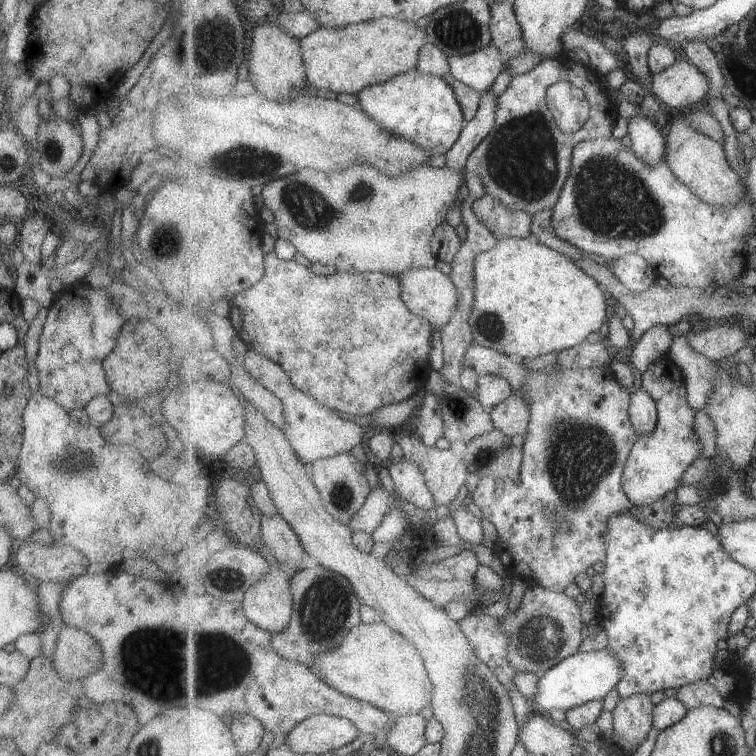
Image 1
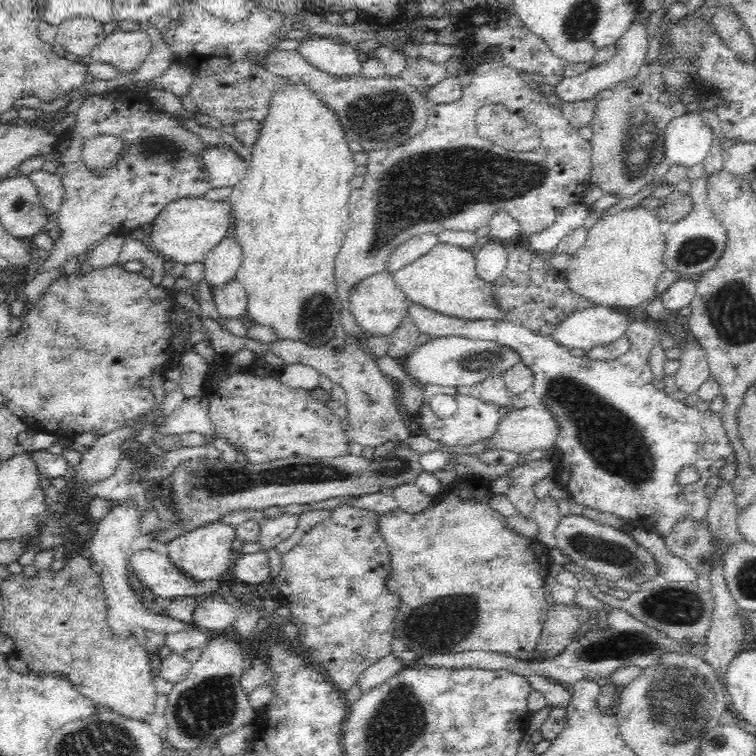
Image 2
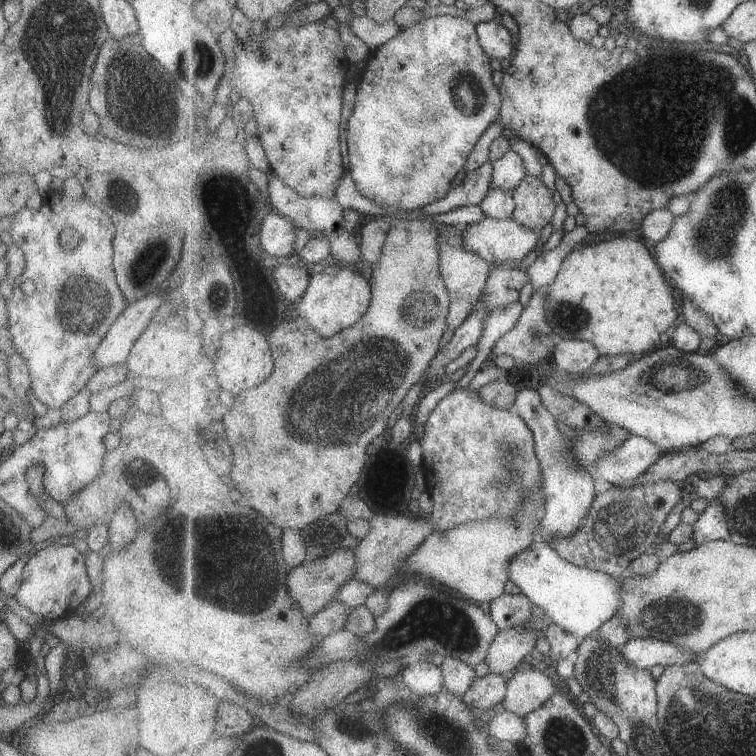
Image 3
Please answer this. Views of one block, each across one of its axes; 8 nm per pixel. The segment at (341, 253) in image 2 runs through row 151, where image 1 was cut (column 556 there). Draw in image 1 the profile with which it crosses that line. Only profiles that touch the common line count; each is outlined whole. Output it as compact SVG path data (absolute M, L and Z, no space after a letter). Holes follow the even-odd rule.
M473 343L472 346L466 351L464 355L464 360L462 361L464 368L475 370L476 374L481 376L487 373L492 373L493 375L504 377L509 380L513 389L523 389L523 394L526 396L527 401L530 402L532 411L532 420L529 424L529 429L527 431L526 442L524 443L524 462L522 465L522 470L517 481L511 479L492 479L491 477L486 477L480 479L477 488L473 492L473 502L482 510L484 517L490 521L496 528L498 534L499 546L494 550L502 557L506 568L510 574L515 574L516 576L521 576L527 579L528 583L539 584L540 586L547 588L548 590L561 593L570 584L576 583L576 579L585 571L587 568L591 567L595 562L604 562L606 558L606 540L605 536L608 532L608 521L611 516L616 513L625 511L626 513L632 513L634 516L640 518L641 521L651 525L655 529L667 529L670 528L672 524L675 524L677 505L671 504L669 500L658 499L653 506L651 505L637 505L634 504L630 499L626 491L624 490L624 471L626 470L626 465L628 464L628 459L632 455L633 446L638 440L638 432L633 427L632 421L630 420L629 408L630 408L630 390L623 388L616 378L607 368L581 368L578 370L565 369L565 370L555 370L555 366L548 365L543 370L531 371L527 370L523 364L519 362L516 357L511 357L510 355L503 355L502 353L496 352L491 348L484 348L478 343ZM551 515L556 517L563 517L566 520L566 528L570 530L563 530L559 533L555 533L552 528L552 523L548 520Z

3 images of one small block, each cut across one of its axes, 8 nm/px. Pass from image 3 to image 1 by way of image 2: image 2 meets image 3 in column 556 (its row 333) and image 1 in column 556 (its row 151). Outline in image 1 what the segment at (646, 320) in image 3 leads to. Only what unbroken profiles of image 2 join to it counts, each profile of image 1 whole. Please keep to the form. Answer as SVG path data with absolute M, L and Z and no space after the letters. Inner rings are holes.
M503 238L498 241L498 246L483 252L476 257L476 269L475 269L475 303L472 310L472 315L469 318L469 325L473 330L474 343L478 343L484 348L494 349L496 352L503 355L510 355L516 357L516 359L526 357L547 357L551 358L555 354L560 354L563 350L574 348L579 344L582 344L593 332L599 332L603 324L607 323L608 314L612 305L612 300L608 296L605 288L591 277L586 274L573 259L570 259L559 252L556 252L553 248L540 243L538 240L530 239L517 239L517 238Z

